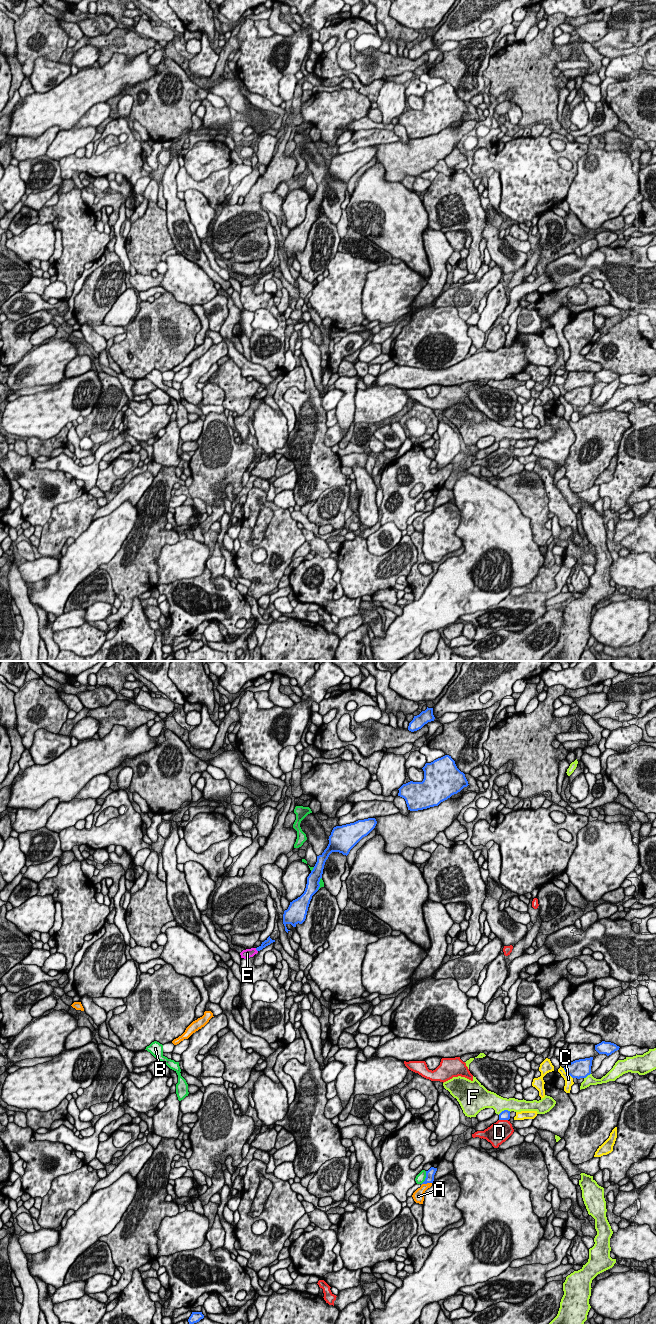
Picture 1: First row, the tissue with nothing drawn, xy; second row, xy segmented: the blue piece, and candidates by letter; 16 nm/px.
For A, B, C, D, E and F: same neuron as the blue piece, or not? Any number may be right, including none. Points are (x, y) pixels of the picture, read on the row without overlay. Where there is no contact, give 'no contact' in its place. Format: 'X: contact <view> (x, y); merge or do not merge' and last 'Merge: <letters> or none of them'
A: contact xy (426, 511); do not merge
B: contact xy (425, 506); do not merge
C: contact xy (567, 401); do not merge
D: contact xy (503, 447); do not merge
E: contact xy (256, 277); merge
F: contact xy (504, 438); do not merge
Merge: E

